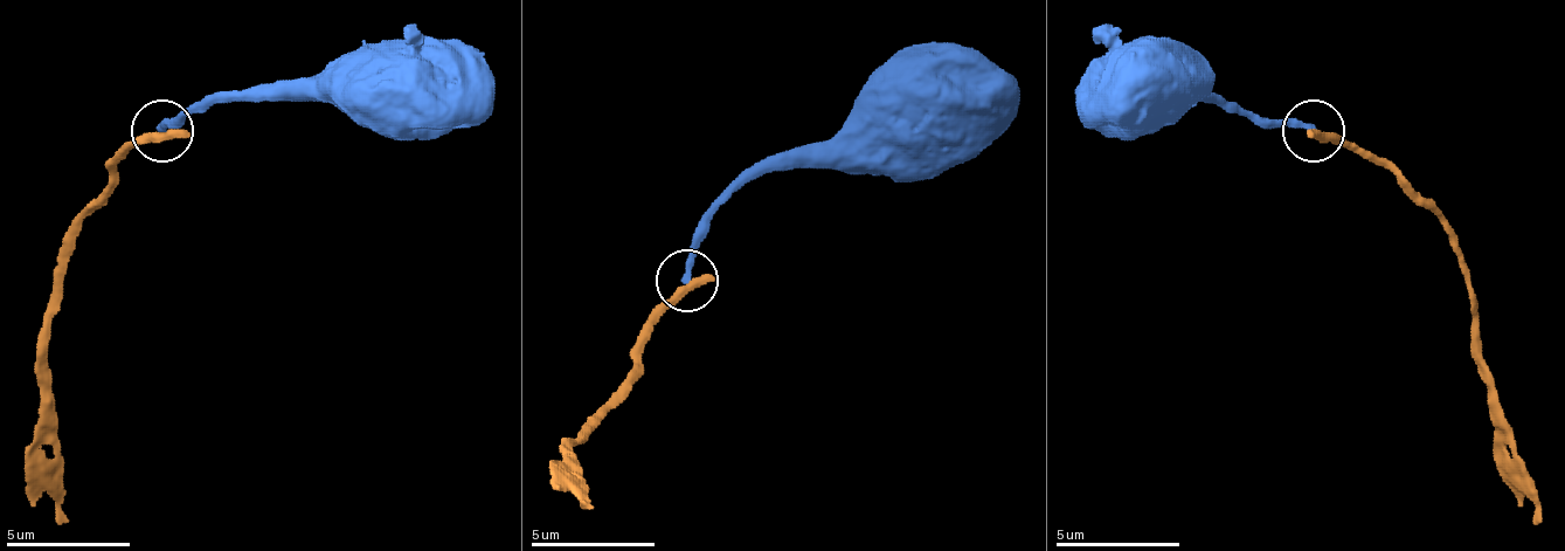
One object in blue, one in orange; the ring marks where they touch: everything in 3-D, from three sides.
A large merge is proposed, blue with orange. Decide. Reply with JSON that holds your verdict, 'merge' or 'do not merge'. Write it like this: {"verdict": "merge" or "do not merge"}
{"verdict": "do not merge"}

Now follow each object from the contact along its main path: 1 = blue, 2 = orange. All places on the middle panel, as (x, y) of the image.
1: (685, 279), (691, 235), (747, 180), (803, 162), (908, 162), (933, 136), (933, 124)
2: (691, 279), (642, 353), (573, 441), (586, 503)

